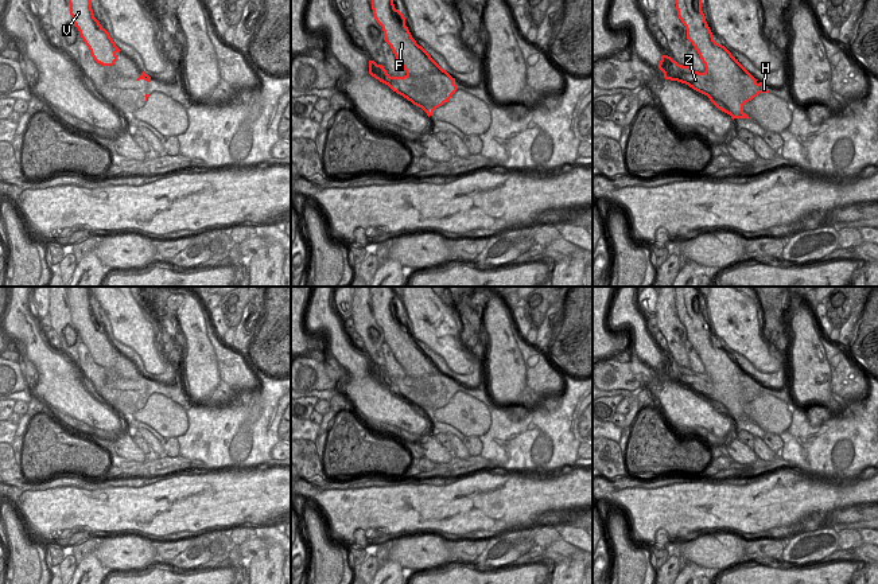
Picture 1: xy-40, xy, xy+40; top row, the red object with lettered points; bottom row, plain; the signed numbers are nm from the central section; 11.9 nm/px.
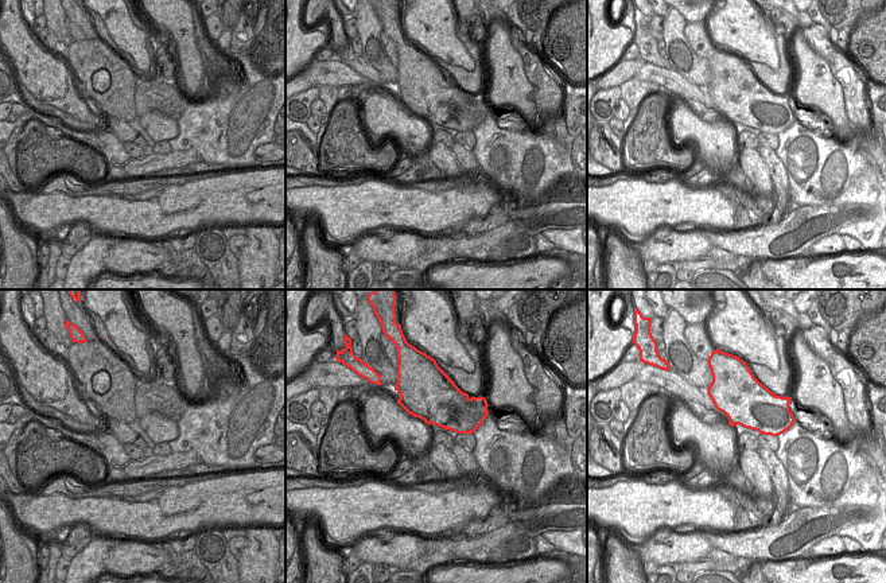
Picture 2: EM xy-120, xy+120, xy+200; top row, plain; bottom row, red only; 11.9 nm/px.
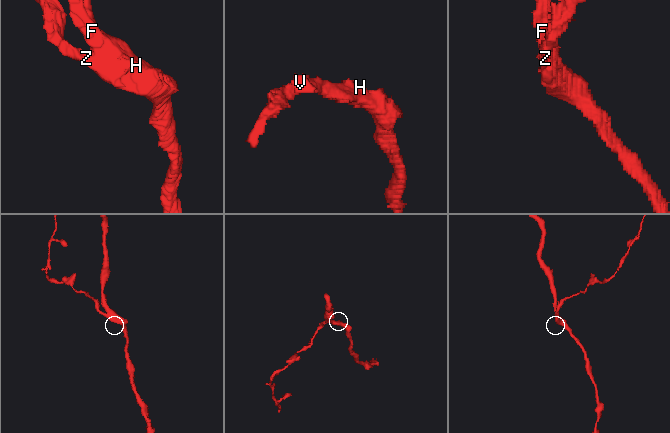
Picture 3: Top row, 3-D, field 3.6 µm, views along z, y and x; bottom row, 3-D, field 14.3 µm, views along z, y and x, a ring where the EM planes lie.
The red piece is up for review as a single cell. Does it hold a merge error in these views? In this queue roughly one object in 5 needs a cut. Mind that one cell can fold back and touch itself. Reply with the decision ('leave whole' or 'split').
split

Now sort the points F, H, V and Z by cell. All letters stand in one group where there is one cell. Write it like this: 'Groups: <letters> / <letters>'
Groups: F H V / Z

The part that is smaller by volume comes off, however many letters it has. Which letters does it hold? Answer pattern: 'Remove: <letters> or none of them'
Remove: Z

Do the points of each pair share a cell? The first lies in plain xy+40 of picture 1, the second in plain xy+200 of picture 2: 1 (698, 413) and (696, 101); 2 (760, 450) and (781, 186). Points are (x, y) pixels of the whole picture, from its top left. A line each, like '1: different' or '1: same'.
1: different
2: same

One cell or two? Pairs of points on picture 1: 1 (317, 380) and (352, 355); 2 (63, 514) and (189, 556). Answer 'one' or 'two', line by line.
1: two
2: two

